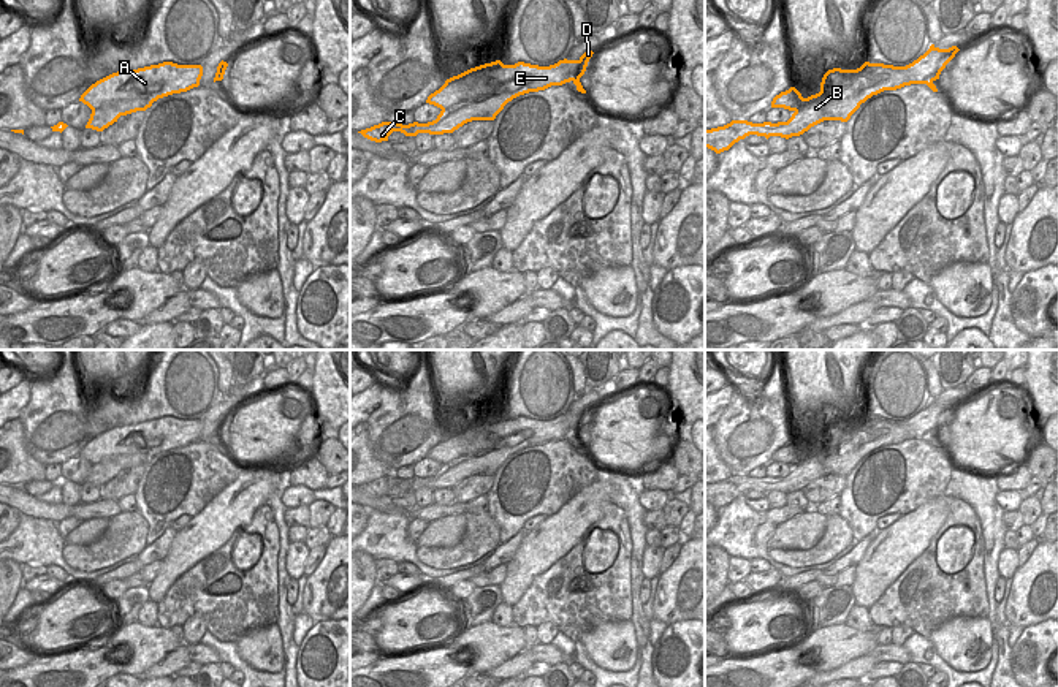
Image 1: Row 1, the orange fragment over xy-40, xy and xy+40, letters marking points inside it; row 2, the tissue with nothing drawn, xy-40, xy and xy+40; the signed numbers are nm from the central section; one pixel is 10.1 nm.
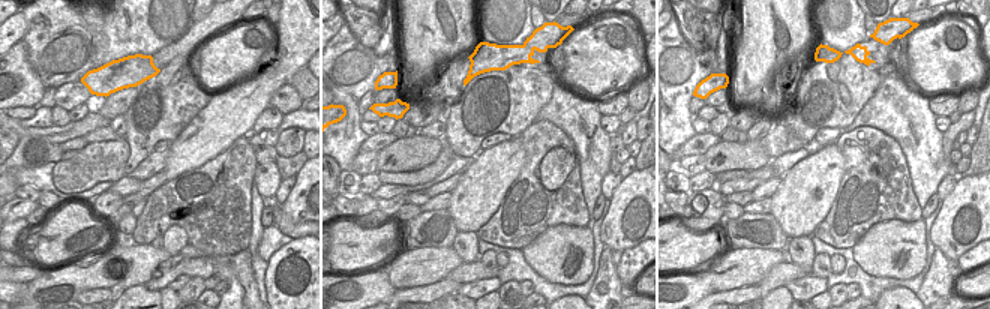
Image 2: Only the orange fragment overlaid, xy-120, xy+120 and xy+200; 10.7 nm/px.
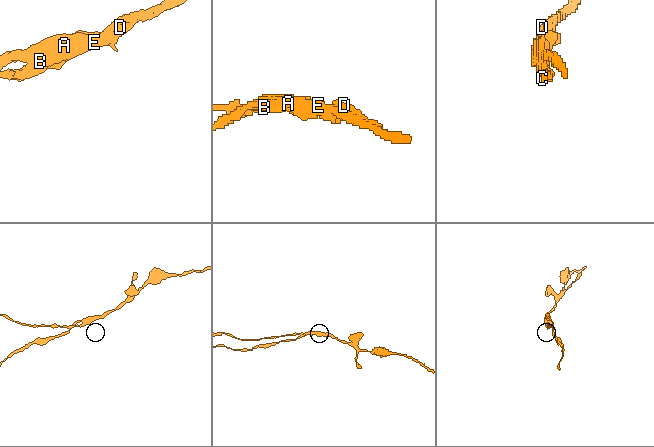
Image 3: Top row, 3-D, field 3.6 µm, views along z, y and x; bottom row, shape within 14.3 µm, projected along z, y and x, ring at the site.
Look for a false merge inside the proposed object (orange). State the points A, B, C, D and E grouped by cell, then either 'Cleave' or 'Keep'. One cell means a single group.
Groups: A D E / B C. Cleave

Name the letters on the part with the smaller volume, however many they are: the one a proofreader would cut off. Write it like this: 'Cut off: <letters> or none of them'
Cut off: B, C

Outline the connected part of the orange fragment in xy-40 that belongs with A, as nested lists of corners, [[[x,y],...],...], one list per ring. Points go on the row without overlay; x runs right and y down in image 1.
[[[163,416],[138,424],[112,427],[92,438],[79,453],[90,464],[98,464],[108,456],[143,454],[157,448],[158,453],[187,446],[200,440],[201,419],[177,419]]]

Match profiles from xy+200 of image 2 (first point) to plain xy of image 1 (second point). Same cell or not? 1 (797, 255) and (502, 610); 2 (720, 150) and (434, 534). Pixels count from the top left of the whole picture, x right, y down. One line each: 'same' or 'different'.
1: same
2: same

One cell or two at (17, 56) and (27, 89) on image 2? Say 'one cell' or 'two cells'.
one cell

